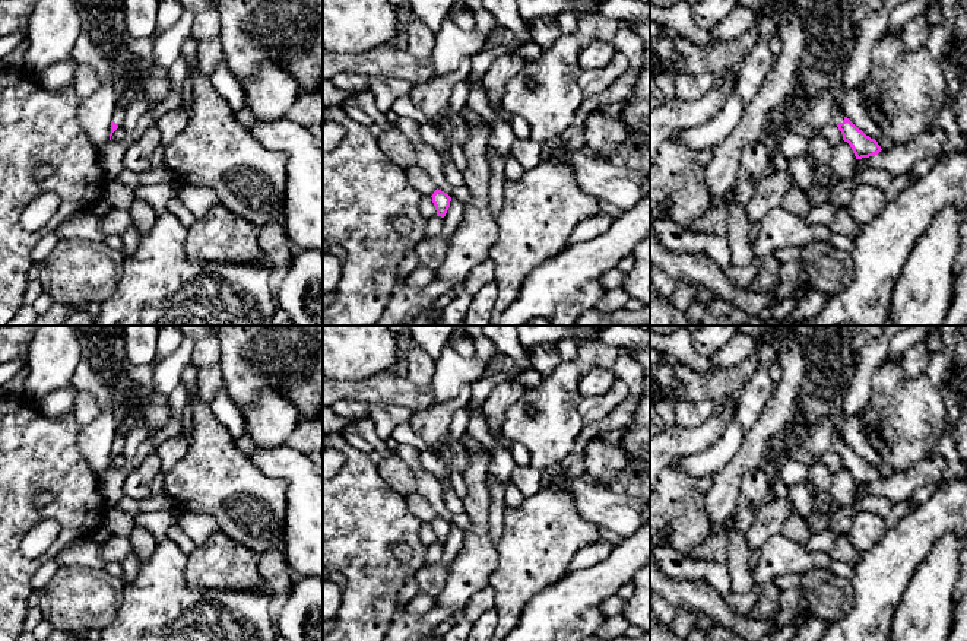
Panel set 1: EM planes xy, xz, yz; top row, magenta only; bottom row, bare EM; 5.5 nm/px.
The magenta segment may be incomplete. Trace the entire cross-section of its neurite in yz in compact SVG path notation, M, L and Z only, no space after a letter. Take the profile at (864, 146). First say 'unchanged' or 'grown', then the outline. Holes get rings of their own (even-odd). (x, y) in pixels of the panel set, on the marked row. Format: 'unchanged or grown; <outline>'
grown; M850 0L736 1L774 19L781 51L738 126L713 147L706 169L713 201L733 190L744 147L770 134L779 142L789 133L809 139L824 126L837 126L856 159L878 155L878 142L834 107L856 41Z

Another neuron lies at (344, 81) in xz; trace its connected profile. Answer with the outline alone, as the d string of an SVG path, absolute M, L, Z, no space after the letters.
M339 73L332 79L333 85L343 91L365 91L370 85L370 77L353 73Z

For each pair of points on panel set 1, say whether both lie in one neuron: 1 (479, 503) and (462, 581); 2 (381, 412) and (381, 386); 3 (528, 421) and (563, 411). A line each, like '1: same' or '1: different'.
1: same
2: different
3: same

